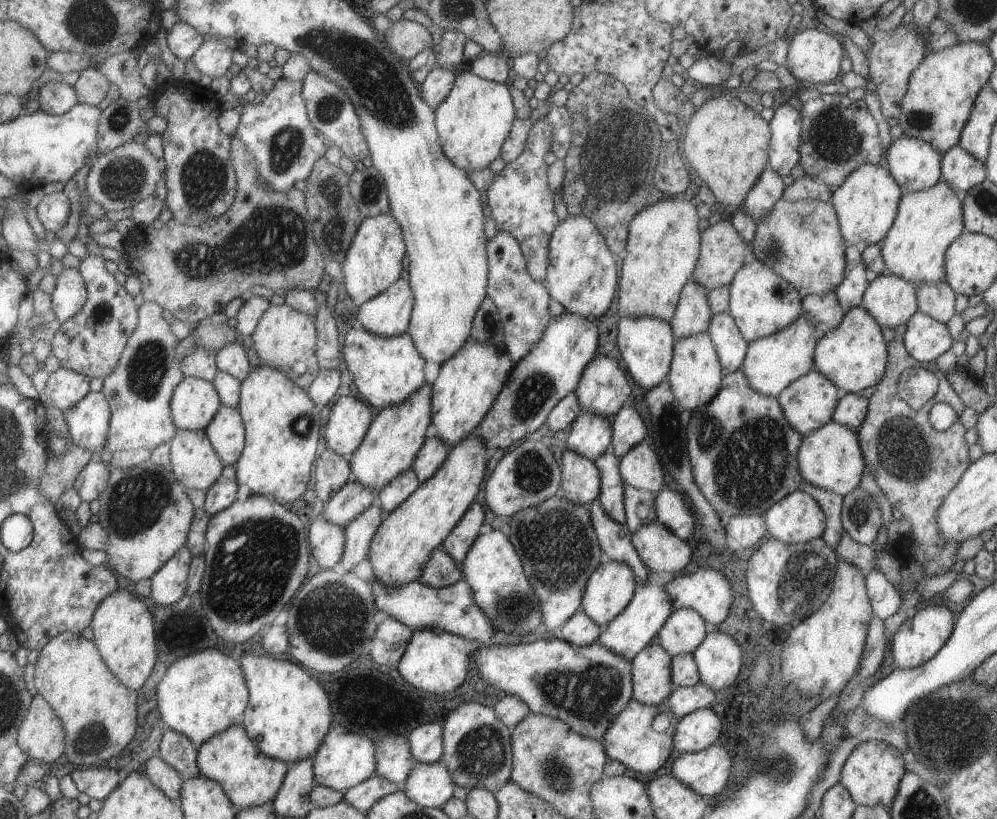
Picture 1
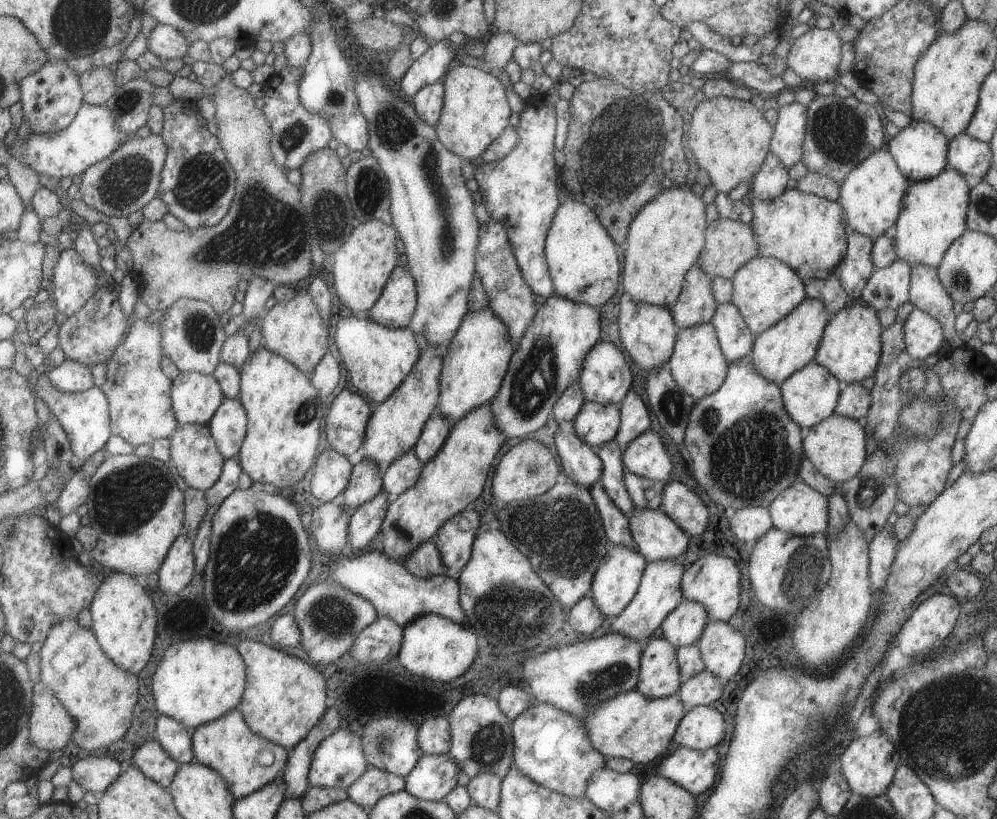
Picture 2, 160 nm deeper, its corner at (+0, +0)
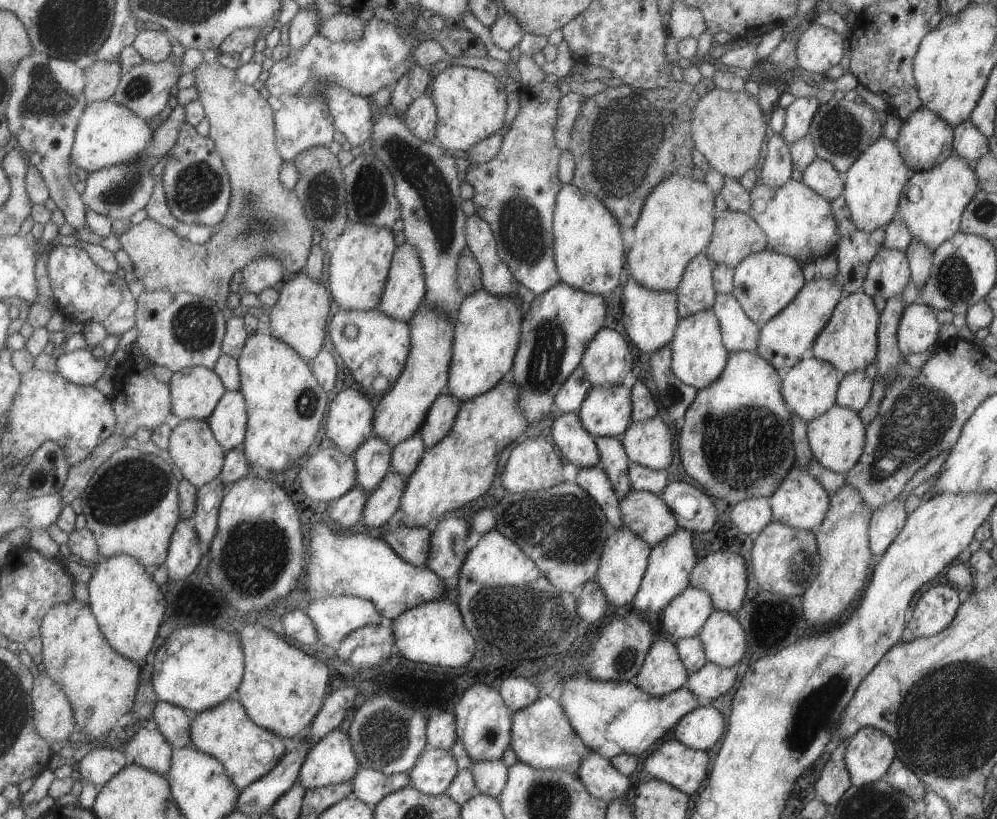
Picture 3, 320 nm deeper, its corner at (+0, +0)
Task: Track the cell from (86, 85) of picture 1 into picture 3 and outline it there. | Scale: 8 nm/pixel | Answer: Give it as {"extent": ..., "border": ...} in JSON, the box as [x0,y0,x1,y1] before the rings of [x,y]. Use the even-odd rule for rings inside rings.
{"extent":[82,60,123,103],"border":[[[116,60],[95,62],[82,70],[86,103],[108,100],[115,93],[123,70]]]}

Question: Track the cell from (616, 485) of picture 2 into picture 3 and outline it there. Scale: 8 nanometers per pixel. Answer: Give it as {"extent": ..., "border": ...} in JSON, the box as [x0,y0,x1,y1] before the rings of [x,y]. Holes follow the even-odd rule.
{"extent":[594,437,632,498],"border":[[[594,437],[594,443],[599,453],[598,465],[607,475],[617,498],[629,496],[632,489],[627,476],[629,462],[620,438]]]}

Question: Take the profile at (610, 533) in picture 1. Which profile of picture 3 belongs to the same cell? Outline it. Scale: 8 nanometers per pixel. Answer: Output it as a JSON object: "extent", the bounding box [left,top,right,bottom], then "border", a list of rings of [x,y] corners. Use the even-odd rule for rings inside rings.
{"extent":[576,464,622,528],"border":[[[597,464],[591,468],[577,468],[576,482],[599,505],[612,528],[622,526],[619,500],[607,475]]]}

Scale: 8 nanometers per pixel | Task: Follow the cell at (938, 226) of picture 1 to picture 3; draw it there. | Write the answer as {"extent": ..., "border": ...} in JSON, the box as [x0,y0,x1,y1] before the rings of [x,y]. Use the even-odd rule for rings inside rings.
{"extent":[897,151,978,252],"border":[[[953,151],[939,166],[921,172],[913,171],[901,192],[897,216],[911,238],[919,240],[919,244],[925,244],[933,252],[947,238],[960,232],[963,210],[975,192],[978,192],[978,188],[973,165]]]}

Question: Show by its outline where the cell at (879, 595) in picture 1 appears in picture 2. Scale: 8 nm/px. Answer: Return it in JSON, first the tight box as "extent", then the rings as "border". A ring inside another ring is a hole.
{"extent":[868,526,899,592],"border":[[[889,526],[879,528],[873,540],[868,542],[868,578],[871,592],[885,588],[889,568],[893,564],[899,541]]]}

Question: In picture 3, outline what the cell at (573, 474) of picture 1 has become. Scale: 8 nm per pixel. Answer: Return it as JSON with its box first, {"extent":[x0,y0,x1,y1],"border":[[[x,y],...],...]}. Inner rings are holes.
{"extent":[551,412,599,468],"border":[[[576,412],[561,413],[552,421],[551,438],[555,446],[559,449],[561,456],[570,464],[574,464],[577,468],[591,468],[599,462],[599,453],[594,443],[594,436],[591,436],[581,423]]]}

